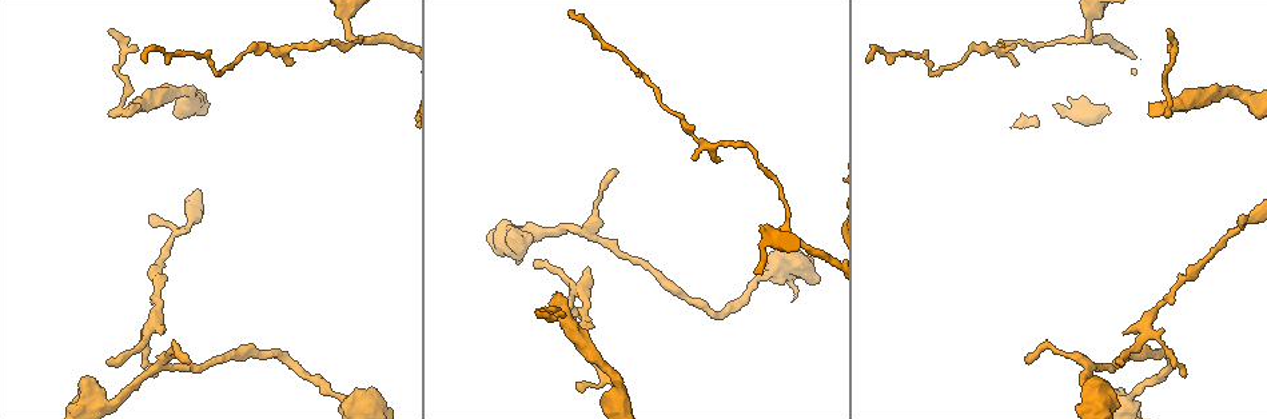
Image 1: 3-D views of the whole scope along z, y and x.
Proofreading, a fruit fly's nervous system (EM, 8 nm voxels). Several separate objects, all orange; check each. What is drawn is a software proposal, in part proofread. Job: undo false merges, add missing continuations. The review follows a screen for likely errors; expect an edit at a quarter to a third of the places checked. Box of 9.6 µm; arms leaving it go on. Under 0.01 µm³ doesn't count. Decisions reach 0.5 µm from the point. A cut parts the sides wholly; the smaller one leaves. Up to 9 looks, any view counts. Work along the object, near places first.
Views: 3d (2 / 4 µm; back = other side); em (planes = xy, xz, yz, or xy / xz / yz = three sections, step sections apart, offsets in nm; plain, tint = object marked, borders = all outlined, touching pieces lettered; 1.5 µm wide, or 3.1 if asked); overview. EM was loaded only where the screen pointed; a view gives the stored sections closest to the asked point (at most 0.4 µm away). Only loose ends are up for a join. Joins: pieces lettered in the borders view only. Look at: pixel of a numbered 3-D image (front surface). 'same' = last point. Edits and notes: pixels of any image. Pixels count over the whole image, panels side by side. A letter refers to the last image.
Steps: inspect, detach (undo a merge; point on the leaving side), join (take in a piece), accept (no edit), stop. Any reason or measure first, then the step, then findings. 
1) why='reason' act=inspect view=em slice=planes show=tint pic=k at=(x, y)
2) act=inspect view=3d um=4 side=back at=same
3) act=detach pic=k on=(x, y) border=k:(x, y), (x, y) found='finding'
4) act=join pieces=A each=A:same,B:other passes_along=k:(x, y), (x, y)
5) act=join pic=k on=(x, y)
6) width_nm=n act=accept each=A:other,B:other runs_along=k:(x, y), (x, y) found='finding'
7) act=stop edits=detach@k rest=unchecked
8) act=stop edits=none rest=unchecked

act=inspect view=em slice=yz step=4 show=borders pic=1 at=(130, 102)

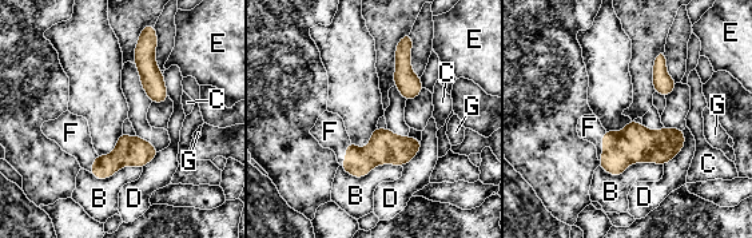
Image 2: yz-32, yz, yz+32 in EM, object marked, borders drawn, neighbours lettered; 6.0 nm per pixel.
act=inspect view=em slice=xz step=8 show=borders at=same

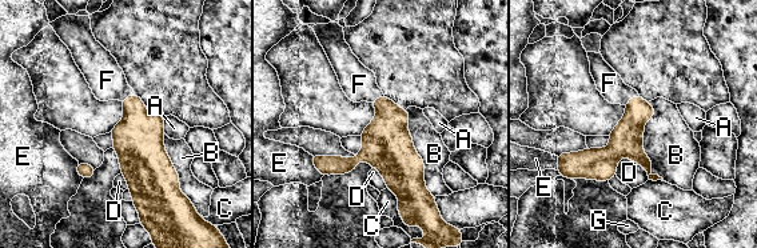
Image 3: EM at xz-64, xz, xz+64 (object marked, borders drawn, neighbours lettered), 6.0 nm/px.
act=join pieces=F each=A:other,B:other,C:other,D:other,E:other,F:same,G:other passes_along=3:(626, 138), (630, 99), (609, 83) found='the cell continues'

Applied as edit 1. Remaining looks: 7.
act=inspect view=em slice=planes show=borders pic=1 at=(621, 394)

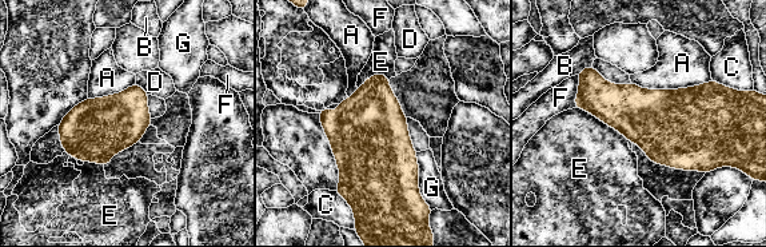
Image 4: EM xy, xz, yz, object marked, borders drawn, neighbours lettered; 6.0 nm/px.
longest_contact=A:480nm act=accept each=A:other,B:other,C:other,D:other,E:other,F:other,G:other border=4:(575, 107), (617, 128), (629, 140) found='continuous, no second cell'

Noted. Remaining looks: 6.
why='tapers out' act=inspect view=3d um=2 pic=1 at=(1017, 64)

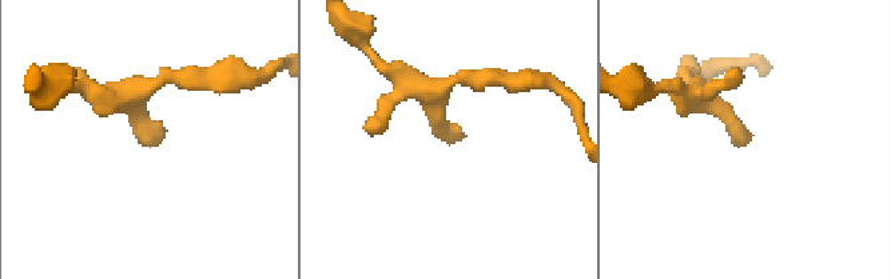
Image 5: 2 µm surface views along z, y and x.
act=inspect view=em slice=planes show=borders pic=5 at=(456, 134)

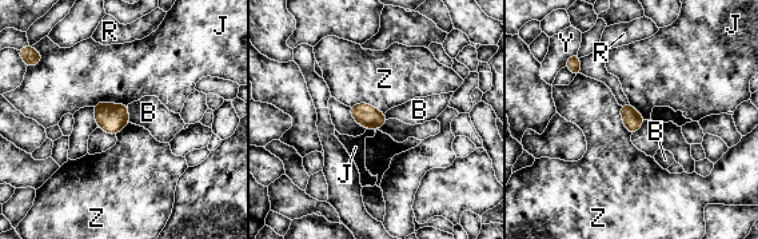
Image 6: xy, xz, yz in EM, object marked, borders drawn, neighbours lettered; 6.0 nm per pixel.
longest_contact=Z:220nm act=accept each=B:other,J:other,R:other,Y:other,Z:other found='no lettered piece goes on from it'

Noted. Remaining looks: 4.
why='an open end' act=inspect view=3d um=4 pic=1 at=(588, 269)

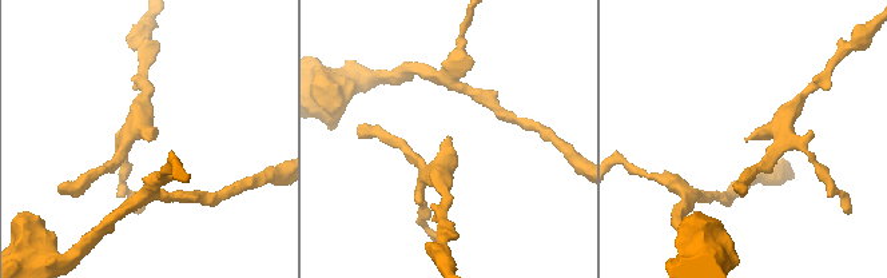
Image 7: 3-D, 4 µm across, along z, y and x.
act=inspect view=em slice=planes show=borders pic=7 at=(149, 142)

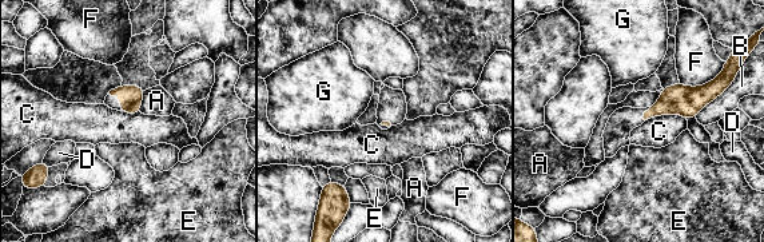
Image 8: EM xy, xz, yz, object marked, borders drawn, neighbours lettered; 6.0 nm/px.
act=accept each=A:other,B:other,C:other,D:other,E:other,F:other,G:other border=8:(685, 118), (660, 114), (648, 119) found='no lettered piece goes on from it'

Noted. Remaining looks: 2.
act=stop edits=join@3 rest=unchecked

